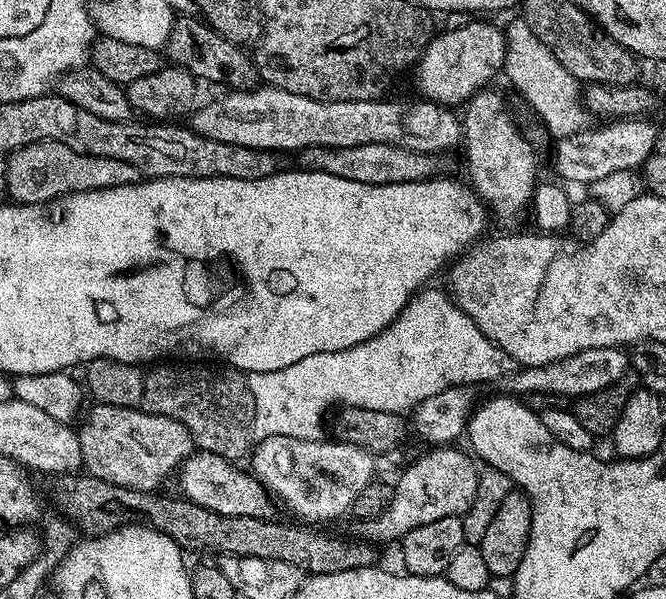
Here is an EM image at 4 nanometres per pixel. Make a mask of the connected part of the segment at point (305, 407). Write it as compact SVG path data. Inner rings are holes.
M428 286L417 292L416 295L413 296L411 302L404 307L402 314L398 314L398 318L394 318L394 322L390 322L390 326L386 330L382 330L377 336L370 338L366 342L355 344L346 350L310 354L310 358L302 358L302 362L294 362L294 366L286 366L282 370L247 373L250 394L254 394L254 414L256 415L256 421L252 423L253 433L260 438L266 436L285 436L286 438L294 438L295 440L319 440L322 436L320 427L322 427L323 424L325 427L326 424L326 416L324 420L324 411L326 411L331 404L336 404L335 406L365 408L366 410L386 410L387 412L404 414L415 408L417 404L420 404L426 398L430 398L434 394L438 394L447 388L477 386L476 384L488 384L491 380L500 382L503 381L508 373L517 371L518 365L515 360L510 358L510 354L506 354L506 350L502 350L498 347L493 340L488 340L486 334L482 334L482 330L478 330L476 323L457 306L456 301L452 299L447 291L439 292L438 289L432 287L433 286Z

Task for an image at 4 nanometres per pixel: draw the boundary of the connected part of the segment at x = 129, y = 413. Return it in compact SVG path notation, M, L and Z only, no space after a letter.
M98 403L91 407L89 412L87 409L83 413L78 424L80 463L89 476L139 492L156 492L159 484L171 472L173 475L187 456L193 455L191 434L182 422L174 418L146 413L139 407L123 408Z

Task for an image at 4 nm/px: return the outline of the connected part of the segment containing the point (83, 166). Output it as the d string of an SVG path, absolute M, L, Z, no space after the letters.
M57 140L22 146L16 152L7 153L6 159L8 196L17 204L49 204L51 200L70 194L130 186L140 183L142 179L141 172L130 166L130 162L82 154Z

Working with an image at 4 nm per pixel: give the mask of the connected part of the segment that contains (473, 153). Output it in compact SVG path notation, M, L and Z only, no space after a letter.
M492 90L475 92L462 108L462 153L468 159L467 179L490 209L491 215L493 212L504 224L516 224L526 216L526 209L531 205L532 194L536 191L536 152L531 142L516 129L516 120L508 113L507 102L498 93L488 91Z

